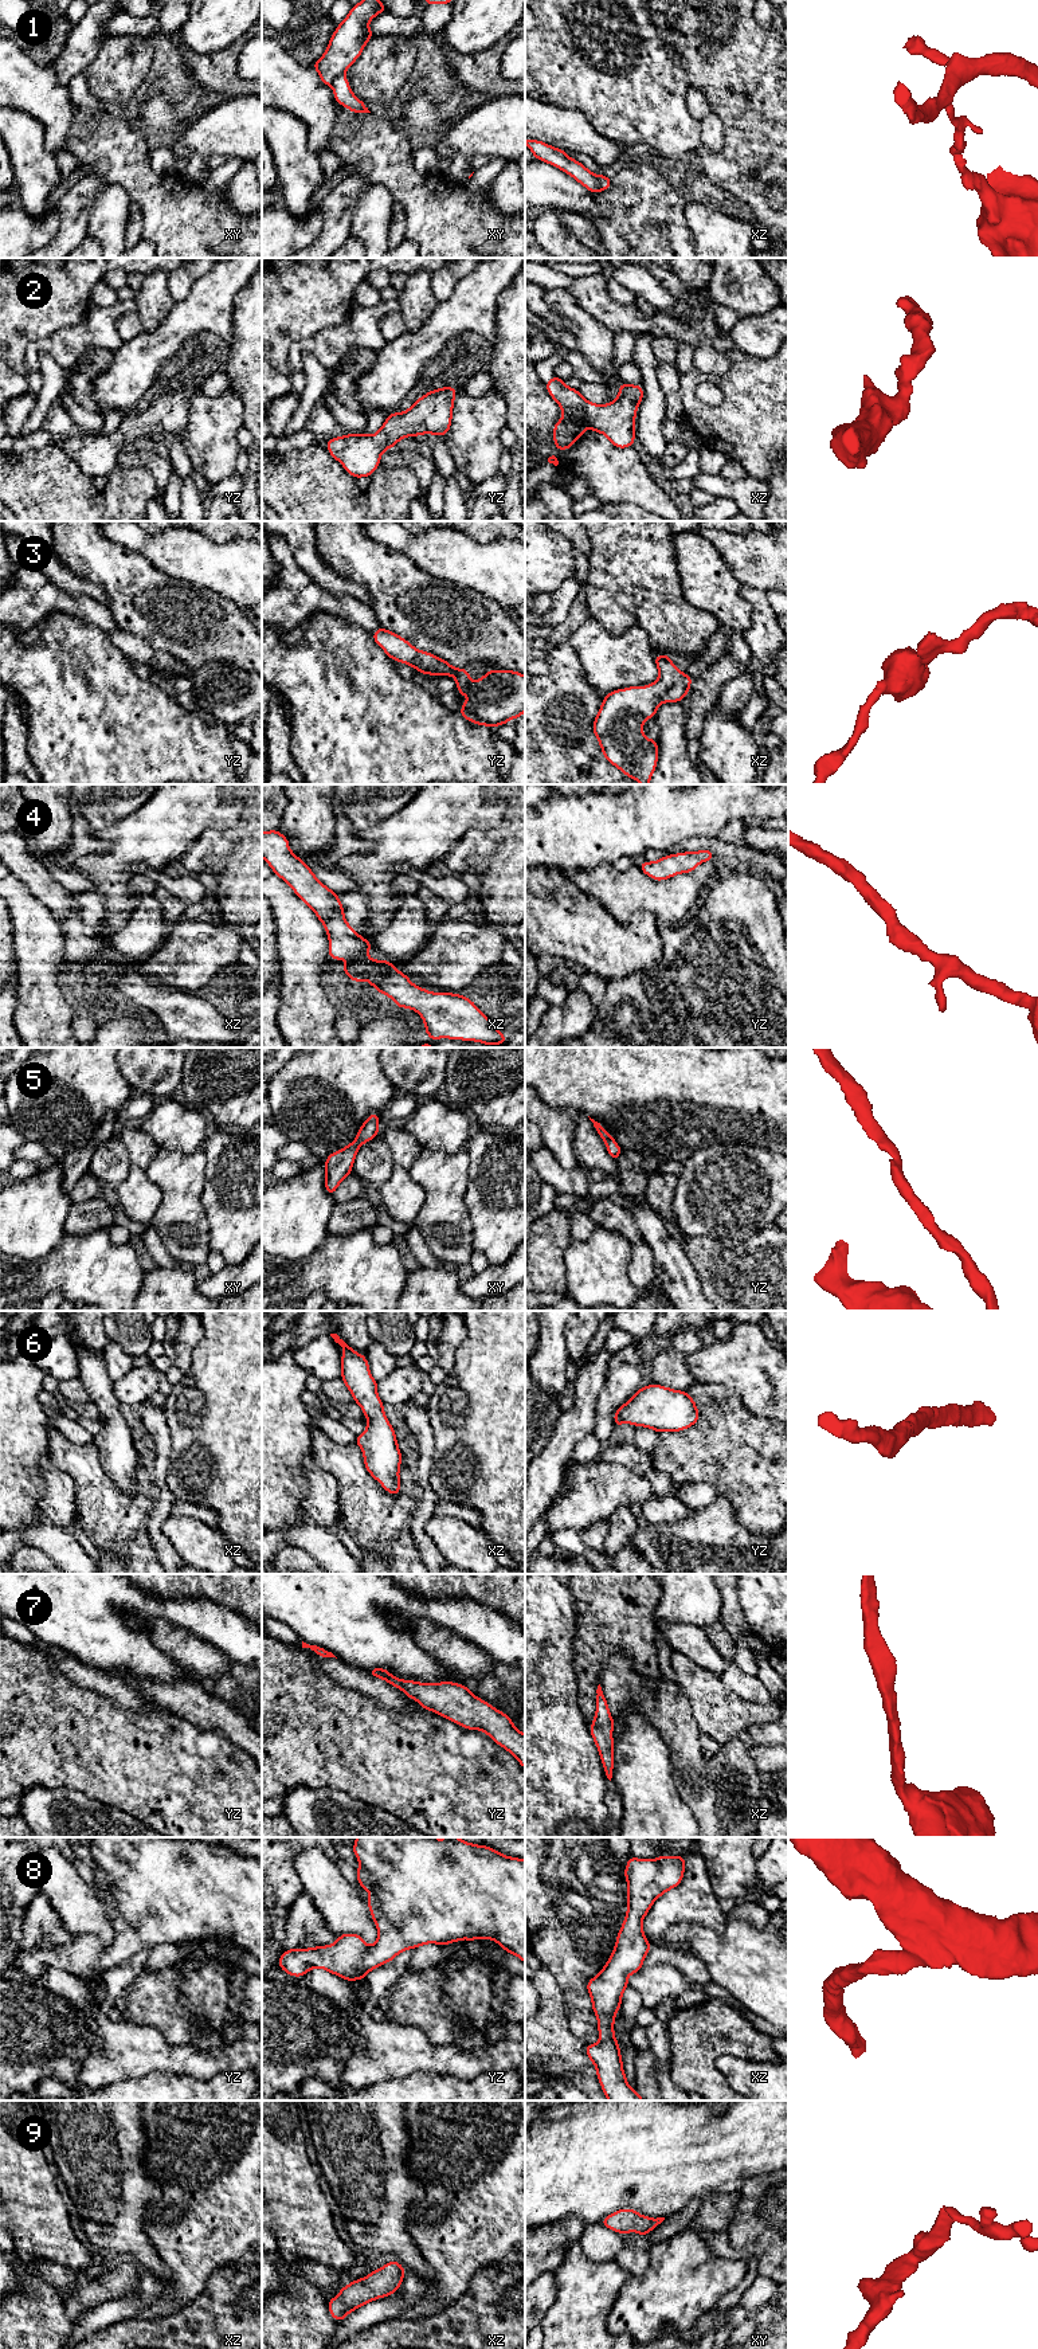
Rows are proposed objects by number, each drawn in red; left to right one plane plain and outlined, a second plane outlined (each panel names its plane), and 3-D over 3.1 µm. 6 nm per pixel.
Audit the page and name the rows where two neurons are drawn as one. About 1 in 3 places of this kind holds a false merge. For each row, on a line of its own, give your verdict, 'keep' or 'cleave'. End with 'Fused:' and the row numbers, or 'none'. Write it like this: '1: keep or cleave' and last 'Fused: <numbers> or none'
1: cleave
2: keep
3: keep
4: keep
5: keep
6: keep
7: keep
8: keep
9: keep
Fused: 1

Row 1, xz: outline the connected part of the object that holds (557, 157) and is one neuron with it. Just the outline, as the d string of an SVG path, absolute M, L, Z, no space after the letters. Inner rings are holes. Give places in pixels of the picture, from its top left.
M525 138L534 158L548 163L563 172L571 175L576 181L584 185L589 192L598 193L600 191L600 176L592 173L581 163L567 156L567 152L551 146L542 141Z

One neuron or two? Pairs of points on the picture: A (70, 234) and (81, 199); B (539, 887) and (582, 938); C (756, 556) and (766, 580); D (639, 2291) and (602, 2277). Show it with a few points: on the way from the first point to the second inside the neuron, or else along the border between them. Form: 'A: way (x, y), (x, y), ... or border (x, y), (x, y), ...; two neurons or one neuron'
A: way (73, 226), (74, 207); one neuron
B: way (543, 899), (570, 926); one neuron
C: way (762, 562), (766, 566), (766, 575); one neuron
D: border (631, 2275), (621, 2289), (608, 2313); two neurons

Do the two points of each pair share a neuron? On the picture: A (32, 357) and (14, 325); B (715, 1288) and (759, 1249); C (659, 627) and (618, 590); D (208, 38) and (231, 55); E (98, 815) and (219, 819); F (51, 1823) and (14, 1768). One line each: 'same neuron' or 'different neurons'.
A: different neurons
B: same neuron
C: same neuron
D: different neurons
E: different neurons
F: different neurons

